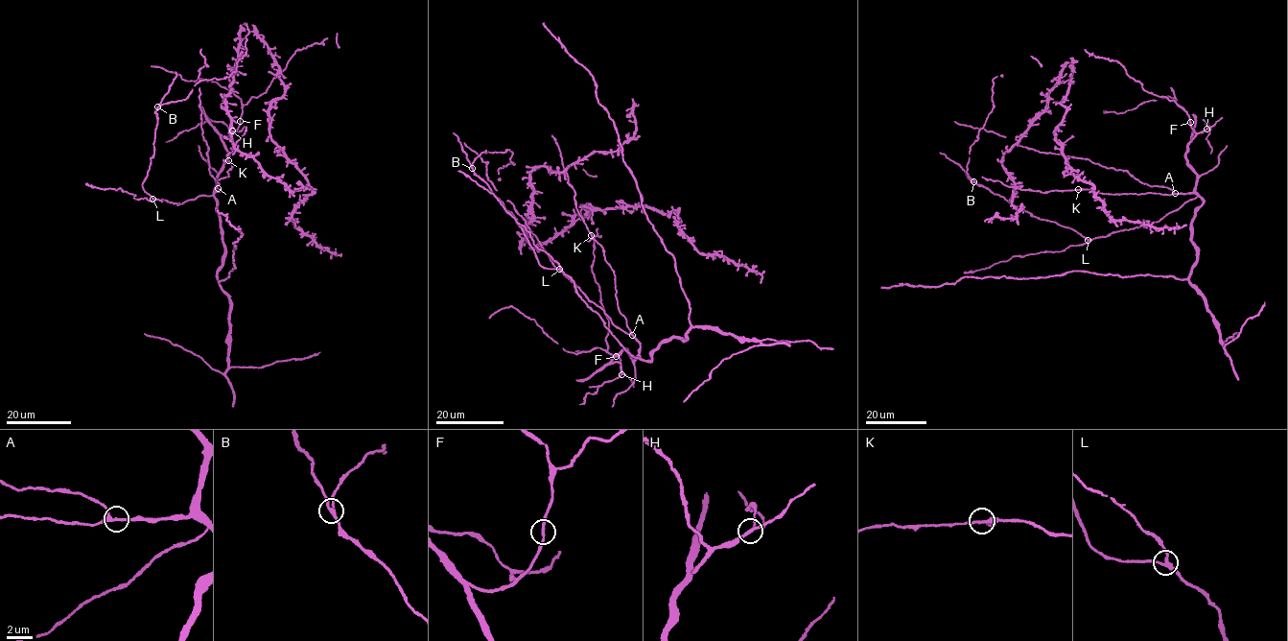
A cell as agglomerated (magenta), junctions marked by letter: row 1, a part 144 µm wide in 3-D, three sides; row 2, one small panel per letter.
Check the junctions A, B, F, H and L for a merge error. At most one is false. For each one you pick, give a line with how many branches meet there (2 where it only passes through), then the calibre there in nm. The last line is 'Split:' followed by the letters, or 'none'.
Split: none

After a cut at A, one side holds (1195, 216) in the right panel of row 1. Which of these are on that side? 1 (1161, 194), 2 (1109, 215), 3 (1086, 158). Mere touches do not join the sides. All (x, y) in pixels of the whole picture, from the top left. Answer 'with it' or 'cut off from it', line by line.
1: cut off from it
2: with it
3: cut off from it

